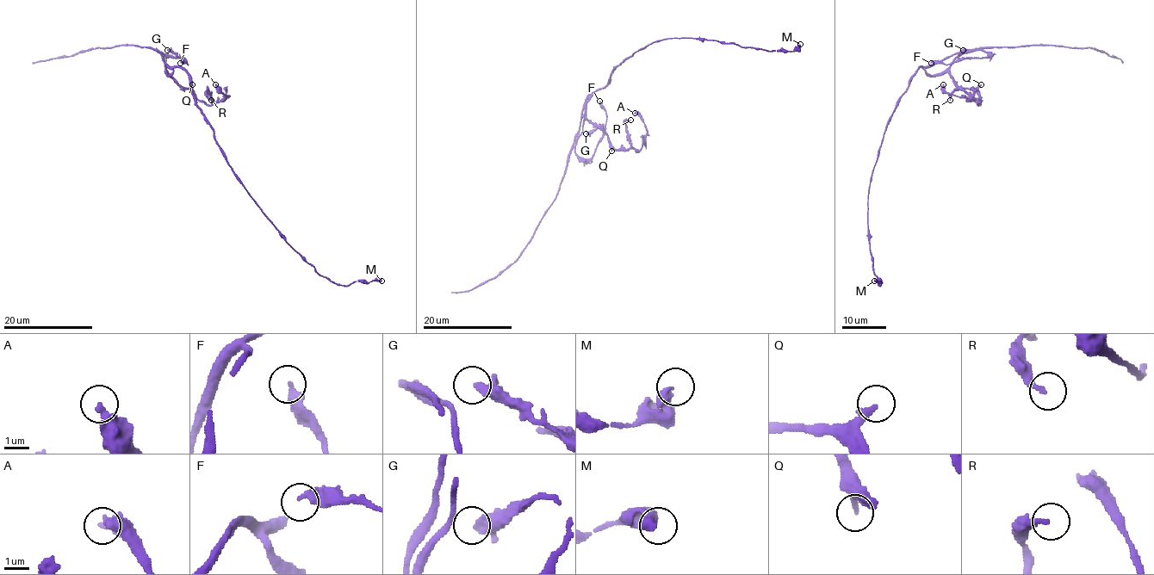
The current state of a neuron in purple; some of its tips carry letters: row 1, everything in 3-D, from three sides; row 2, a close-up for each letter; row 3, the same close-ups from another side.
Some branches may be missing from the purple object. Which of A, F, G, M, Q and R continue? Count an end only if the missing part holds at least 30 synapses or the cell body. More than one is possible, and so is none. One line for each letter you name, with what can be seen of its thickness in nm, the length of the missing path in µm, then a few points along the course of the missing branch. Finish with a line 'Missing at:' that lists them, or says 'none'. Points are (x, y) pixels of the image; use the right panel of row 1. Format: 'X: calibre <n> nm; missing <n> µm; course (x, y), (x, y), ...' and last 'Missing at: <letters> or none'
Missing at: none

